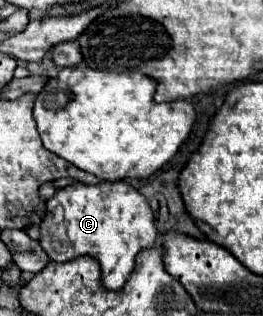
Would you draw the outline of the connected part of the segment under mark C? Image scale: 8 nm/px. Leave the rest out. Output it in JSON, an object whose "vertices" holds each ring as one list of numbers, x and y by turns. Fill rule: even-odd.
{"vertices":[[103,180,93,186,75,182,59,188,55,196,47,200,39,244,53,262,67,262,83,254,97,258,101,264,103,286,107,290,119,290,135,268,135,256,143,248,153,246,155,238,155,216,147,198,127,182]]}

